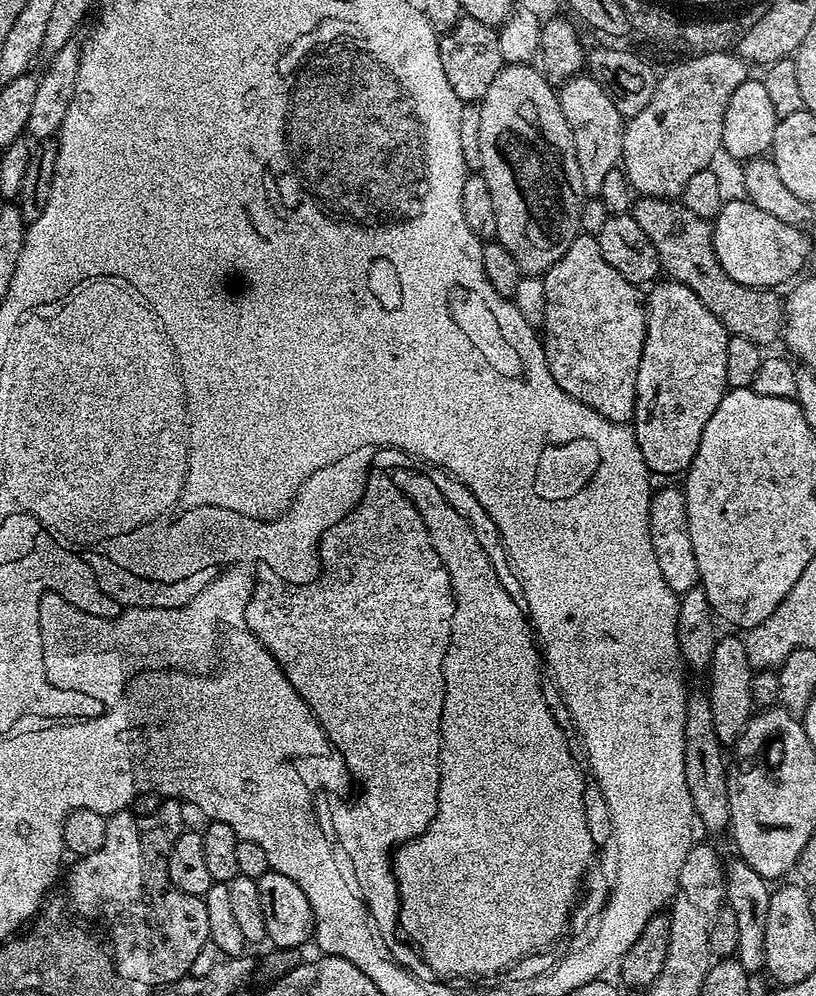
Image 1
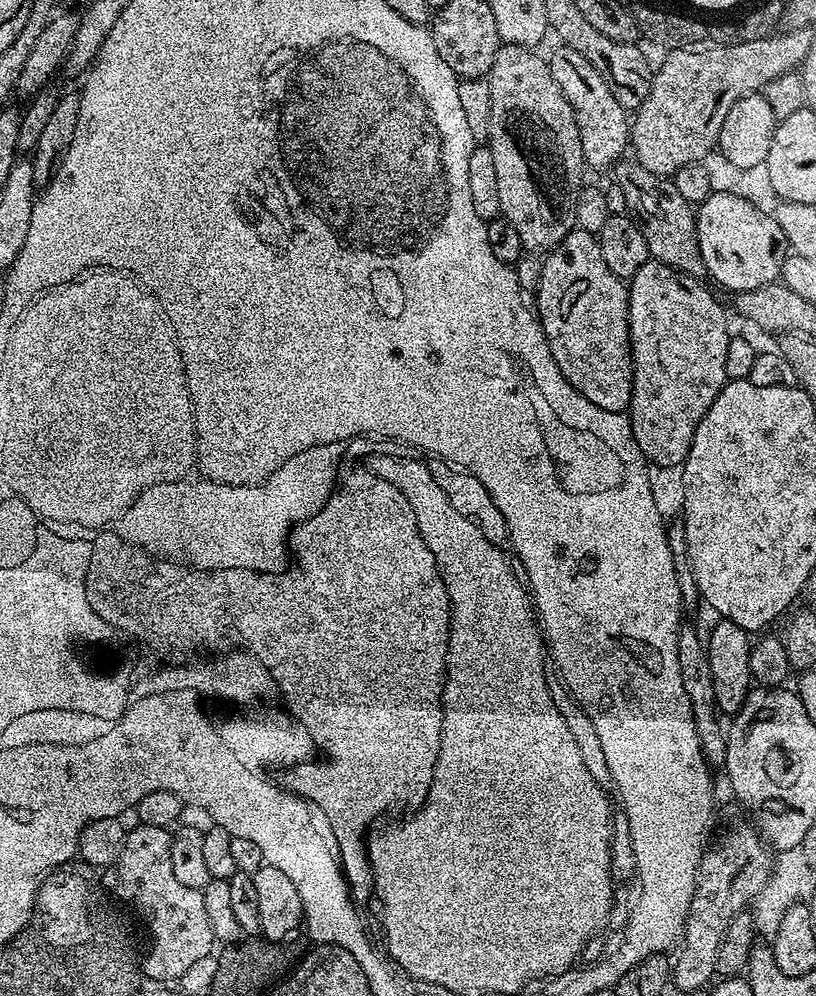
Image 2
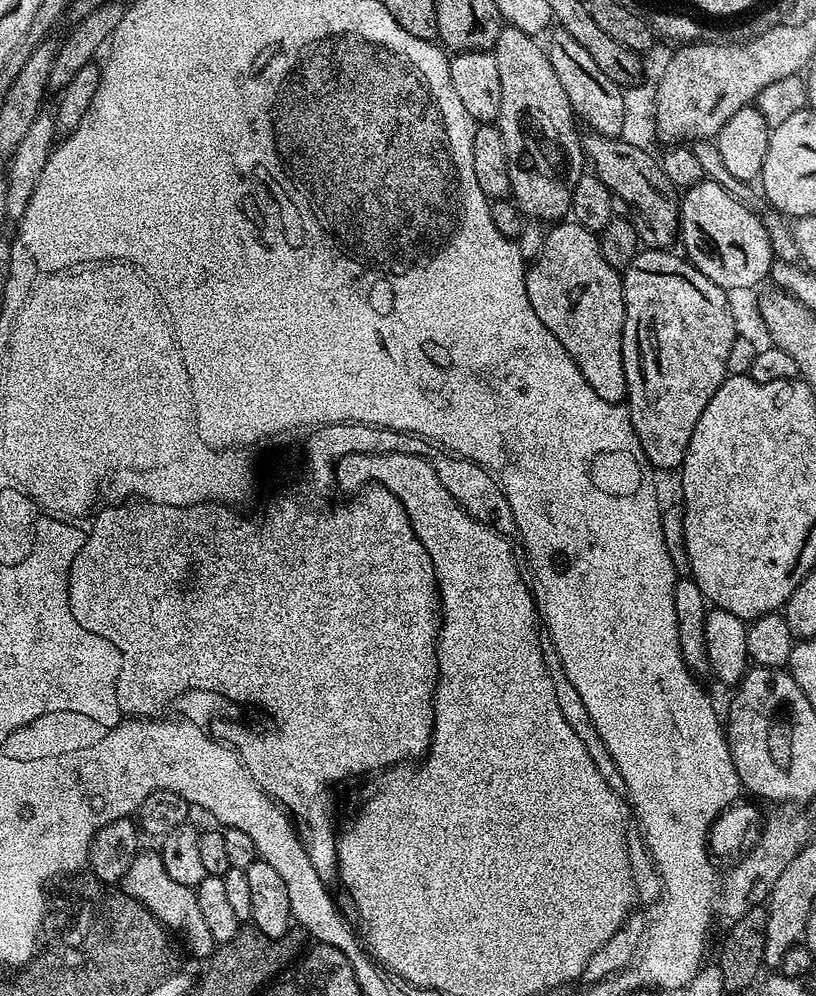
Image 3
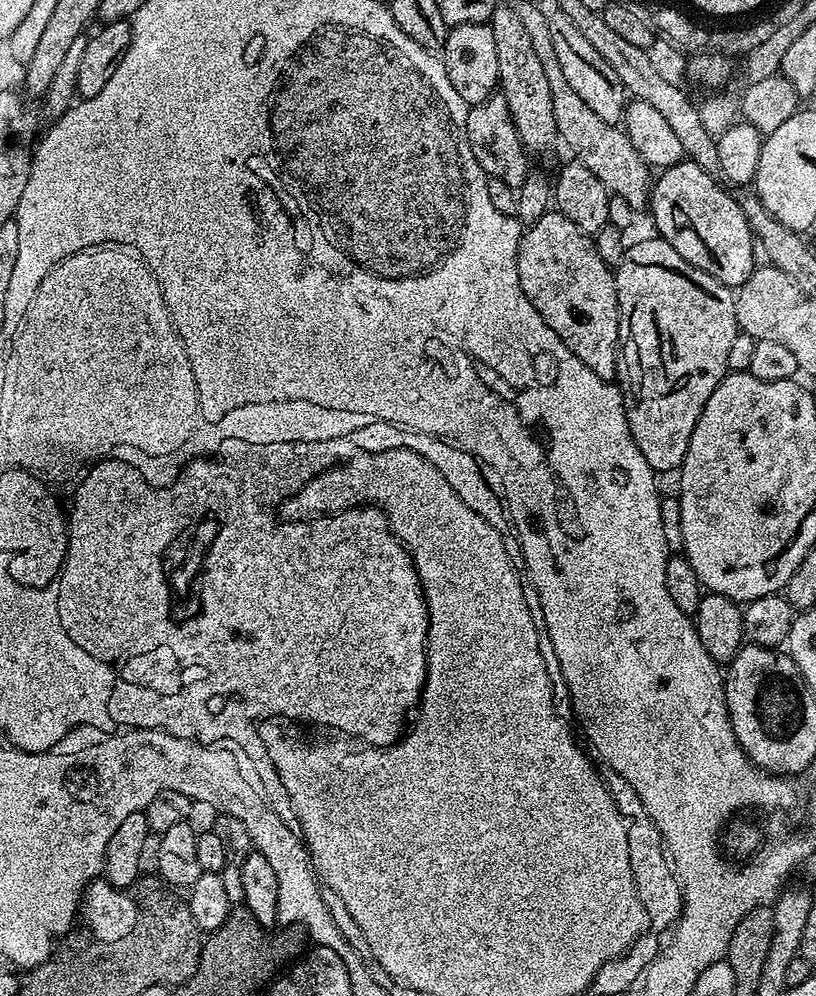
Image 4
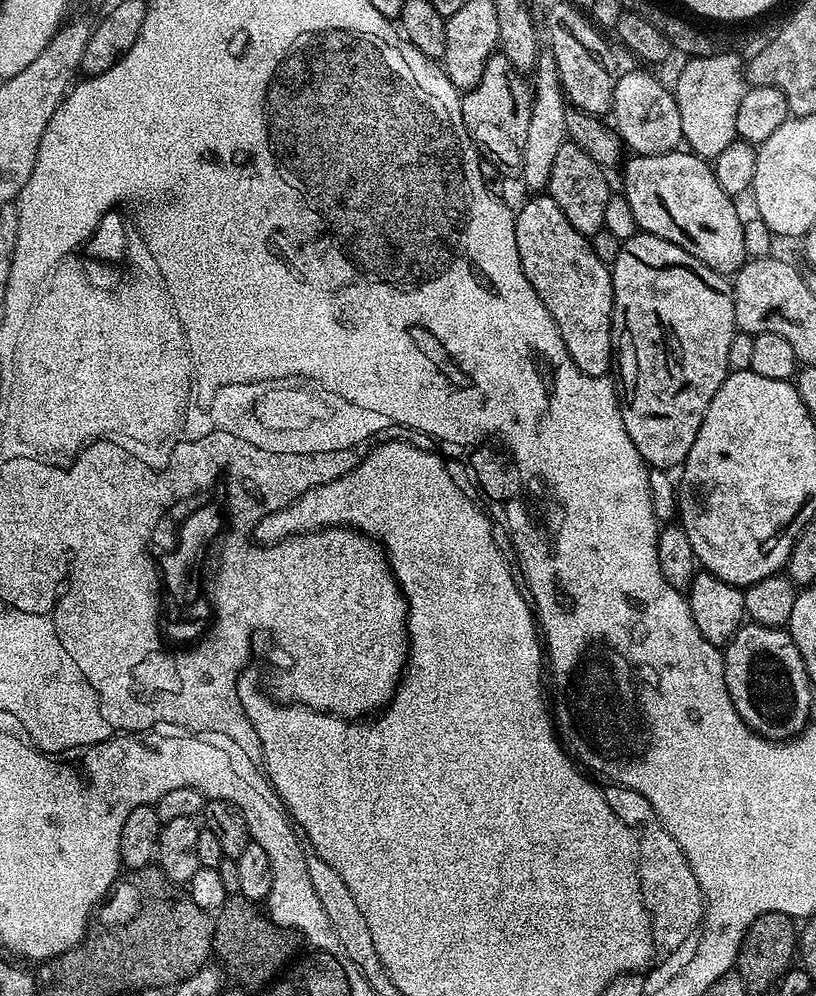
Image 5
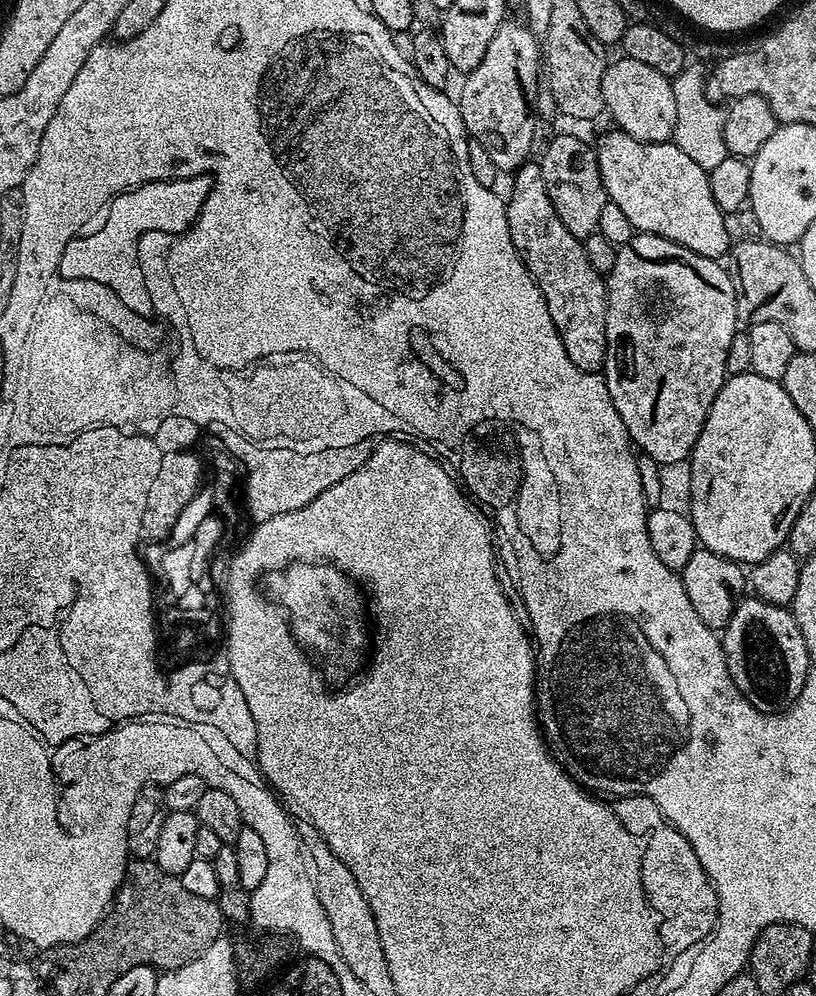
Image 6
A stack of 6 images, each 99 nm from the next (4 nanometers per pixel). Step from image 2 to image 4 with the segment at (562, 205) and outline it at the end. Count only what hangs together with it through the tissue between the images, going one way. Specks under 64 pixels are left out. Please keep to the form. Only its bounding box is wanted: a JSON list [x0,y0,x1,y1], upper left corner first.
[490,6,557,153]

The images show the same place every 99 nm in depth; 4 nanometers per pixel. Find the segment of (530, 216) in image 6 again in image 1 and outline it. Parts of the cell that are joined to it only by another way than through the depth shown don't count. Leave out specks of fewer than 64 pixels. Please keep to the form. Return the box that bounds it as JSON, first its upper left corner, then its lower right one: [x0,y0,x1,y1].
[542,234,648,424]

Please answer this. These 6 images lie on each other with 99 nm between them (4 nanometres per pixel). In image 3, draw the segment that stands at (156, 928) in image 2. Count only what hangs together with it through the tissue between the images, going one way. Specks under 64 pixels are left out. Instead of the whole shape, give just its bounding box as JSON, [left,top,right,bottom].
[119,850,218,958]

